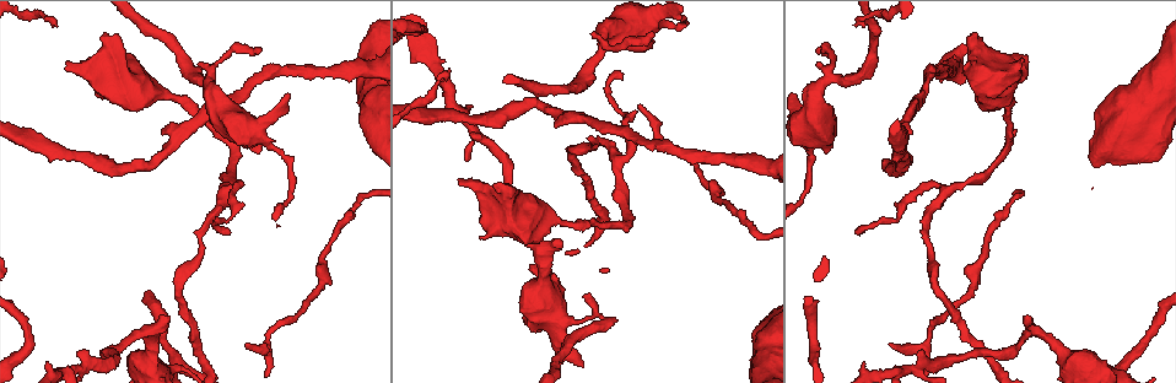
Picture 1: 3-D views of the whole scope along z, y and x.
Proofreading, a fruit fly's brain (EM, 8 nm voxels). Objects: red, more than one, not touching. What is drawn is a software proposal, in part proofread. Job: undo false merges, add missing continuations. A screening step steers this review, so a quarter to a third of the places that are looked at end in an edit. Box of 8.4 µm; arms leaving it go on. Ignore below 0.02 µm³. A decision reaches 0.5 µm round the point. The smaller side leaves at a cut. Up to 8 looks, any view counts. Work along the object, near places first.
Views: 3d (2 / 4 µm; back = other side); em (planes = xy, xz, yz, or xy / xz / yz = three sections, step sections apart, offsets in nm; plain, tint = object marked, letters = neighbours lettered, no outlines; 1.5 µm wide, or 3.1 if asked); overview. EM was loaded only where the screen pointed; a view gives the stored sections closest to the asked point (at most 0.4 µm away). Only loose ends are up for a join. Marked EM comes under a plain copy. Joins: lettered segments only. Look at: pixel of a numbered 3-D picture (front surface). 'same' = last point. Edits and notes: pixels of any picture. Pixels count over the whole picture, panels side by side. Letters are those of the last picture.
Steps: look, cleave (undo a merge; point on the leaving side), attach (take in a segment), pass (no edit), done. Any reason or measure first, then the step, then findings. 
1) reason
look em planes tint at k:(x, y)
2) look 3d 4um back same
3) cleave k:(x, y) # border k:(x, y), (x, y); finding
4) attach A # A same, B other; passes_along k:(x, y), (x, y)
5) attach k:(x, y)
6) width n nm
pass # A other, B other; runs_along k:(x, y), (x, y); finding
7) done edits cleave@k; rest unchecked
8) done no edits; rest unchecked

an open end
look em xy step 8 letters at 1:(891, 344)

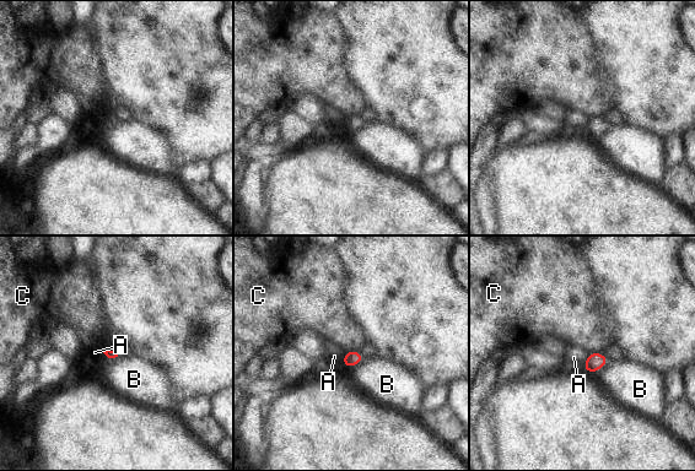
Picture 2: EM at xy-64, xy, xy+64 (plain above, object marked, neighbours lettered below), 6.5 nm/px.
another direction
look em planes letters same

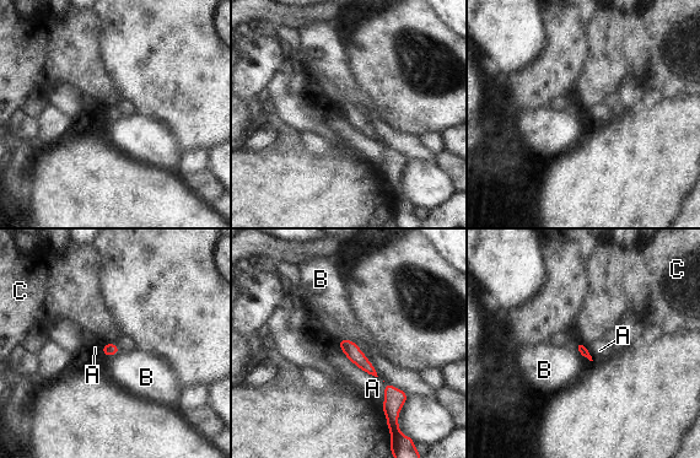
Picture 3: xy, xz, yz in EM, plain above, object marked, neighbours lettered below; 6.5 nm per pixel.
pass # A other, B other, C other; border 3:(113, 341), (103, 344); none of them fits

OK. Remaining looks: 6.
look 3d 4um at 1:(167, 318)

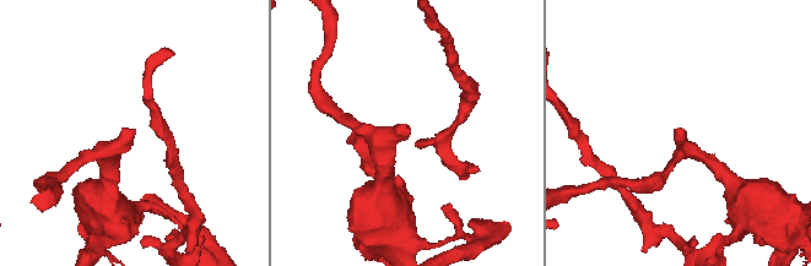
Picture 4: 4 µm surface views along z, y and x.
shape alone is not enough
look em planes letters at 4:(408, 132)

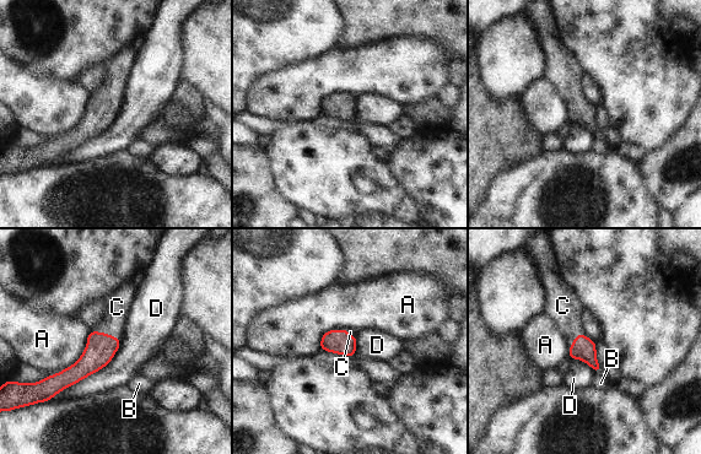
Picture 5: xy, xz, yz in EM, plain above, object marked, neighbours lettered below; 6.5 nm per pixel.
attach C # A other, B other, C same, D other; passes_along 5:(101, 347), (103, 333), (117, 307); it goes on there

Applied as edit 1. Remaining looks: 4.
look em xy step 4 tint at 1:(65, 68)

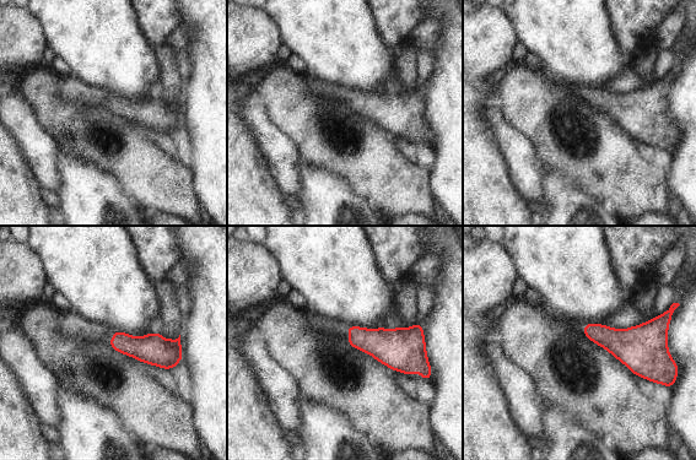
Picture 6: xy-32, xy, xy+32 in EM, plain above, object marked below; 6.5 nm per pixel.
look em xz step 8 letters same

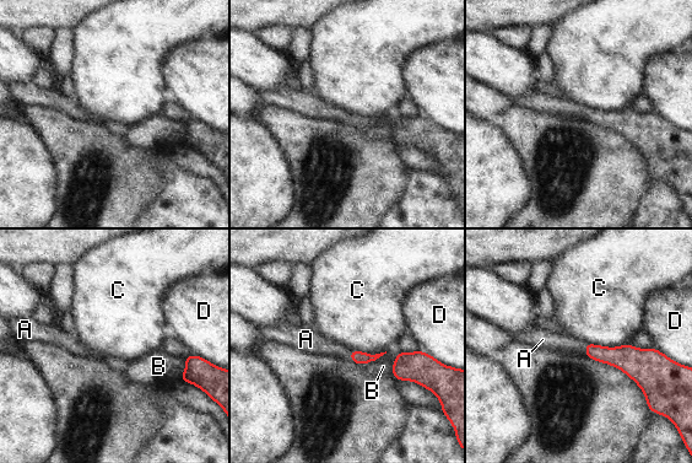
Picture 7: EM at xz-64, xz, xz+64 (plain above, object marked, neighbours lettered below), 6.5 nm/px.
attach A # A same, B other, C other, D other; passes_along 7:(622, 357), (585, 349), (549, 340); it goes on there

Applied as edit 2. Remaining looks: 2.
done edits attach@5, attach@7; rest unchecked

